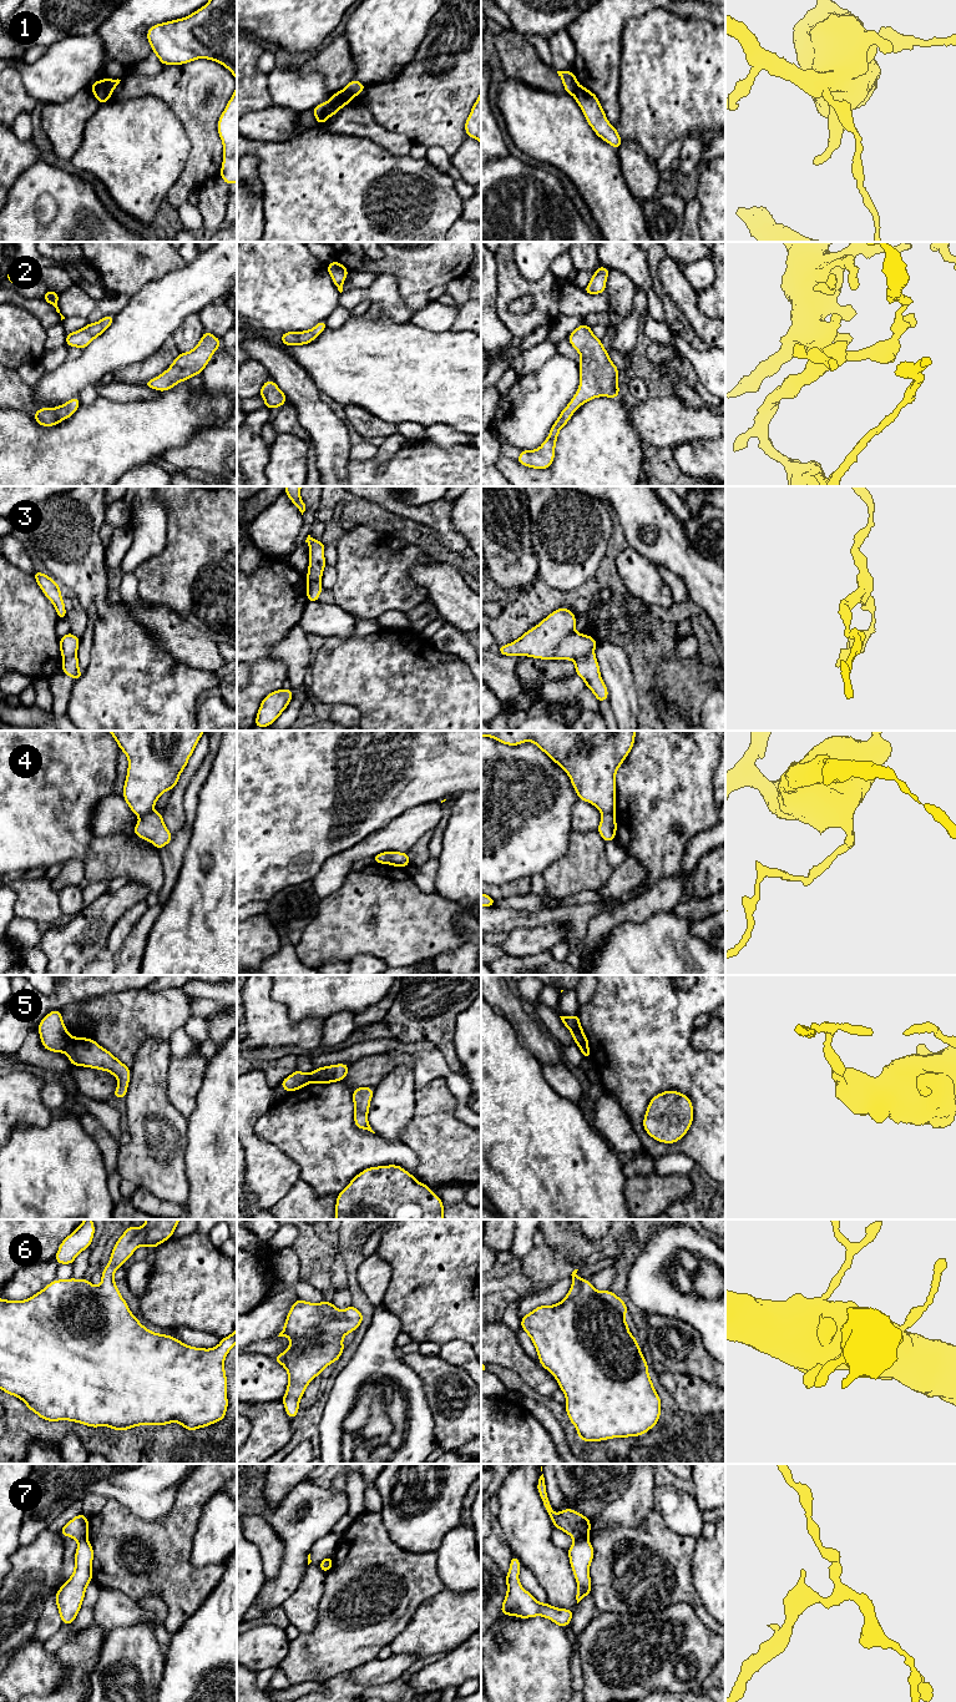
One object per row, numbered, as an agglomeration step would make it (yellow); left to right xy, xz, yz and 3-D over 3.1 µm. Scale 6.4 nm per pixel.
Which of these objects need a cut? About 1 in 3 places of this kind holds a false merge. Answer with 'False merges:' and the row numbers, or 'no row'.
False merges: 1, 3, 4, 5, 7

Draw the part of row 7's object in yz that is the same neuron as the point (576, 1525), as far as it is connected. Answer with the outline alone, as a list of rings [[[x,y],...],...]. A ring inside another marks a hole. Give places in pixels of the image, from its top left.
[[[543,1474],[537,1481],[537,1491],[543,1502],[543,1507],[546,1509],[556,1529],[561,1529],[563,1532],[568,1534],[573,1540],[582,1540],[588,1537],[591,1531],[591,1520],[587,1519],[585,1515],[567,1507],[558,1514],[553,1512],[551,1502],[547,1498]]]

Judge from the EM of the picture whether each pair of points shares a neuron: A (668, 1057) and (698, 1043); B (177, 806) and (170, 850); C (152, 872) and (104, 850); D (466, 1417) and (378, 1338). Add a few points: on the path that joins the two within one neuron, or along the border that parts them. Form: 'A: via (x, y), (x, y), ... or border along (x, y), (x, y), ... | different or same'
A: border along (693, 1029), (691, 1045), (697, 1050), (712, 1052) | different
B: border along (185, 822), (172, 834) | different
C: via (140, 862), (131, 855), (116, 855) | same
D: border along (399, 1358), (420, 1379) | different

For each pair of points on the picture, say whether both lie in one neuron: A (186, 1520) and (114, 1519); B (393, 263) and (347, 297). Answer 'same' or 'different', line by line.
A: same
B: different

